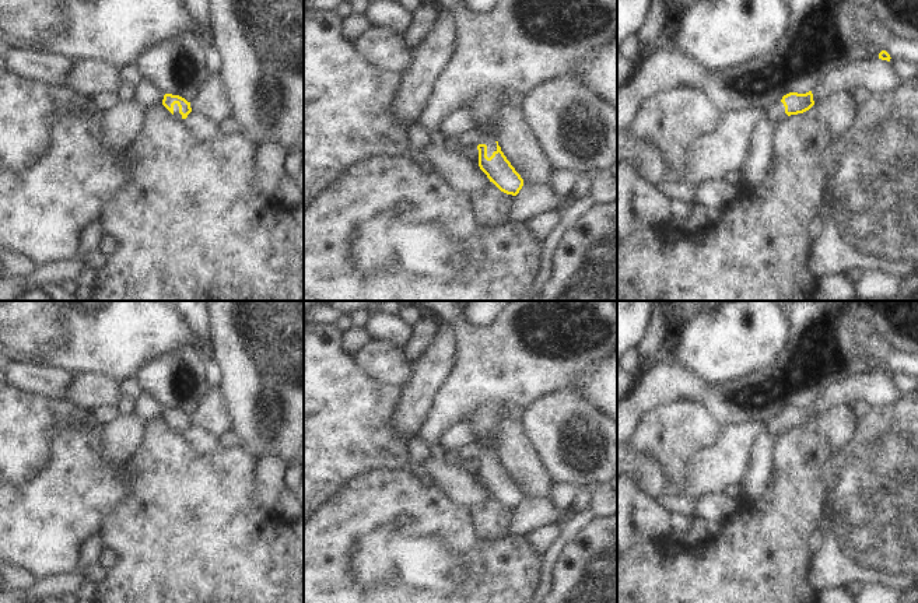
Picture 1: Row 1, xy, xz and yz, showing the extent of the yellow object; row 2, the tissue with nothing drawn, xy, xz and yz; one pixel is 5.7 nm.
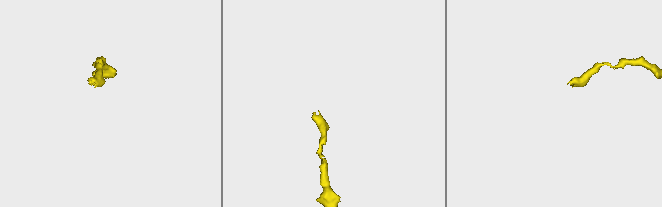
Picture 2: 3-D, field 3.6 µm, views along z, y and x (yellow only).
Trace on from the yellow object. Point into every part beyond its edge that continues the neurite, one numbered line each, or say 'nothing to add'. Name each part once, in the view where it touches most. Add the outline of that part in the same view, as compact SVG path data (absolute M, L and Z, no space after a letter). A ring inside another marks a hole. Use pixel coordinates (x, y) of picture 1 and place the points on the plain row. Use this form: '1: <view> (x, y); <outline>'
1: xz (468, 451); M465 445L458 449L458 456L465 459L479 459L486 457L487 459L487 470L490 471L494 464L497 464L497 456L494 453L490 453L476 445Z

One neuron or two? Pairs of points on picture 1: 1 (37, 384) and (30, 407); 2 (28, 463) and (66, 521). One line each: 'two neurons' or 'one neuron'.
1: two neurons
2: two neurons

